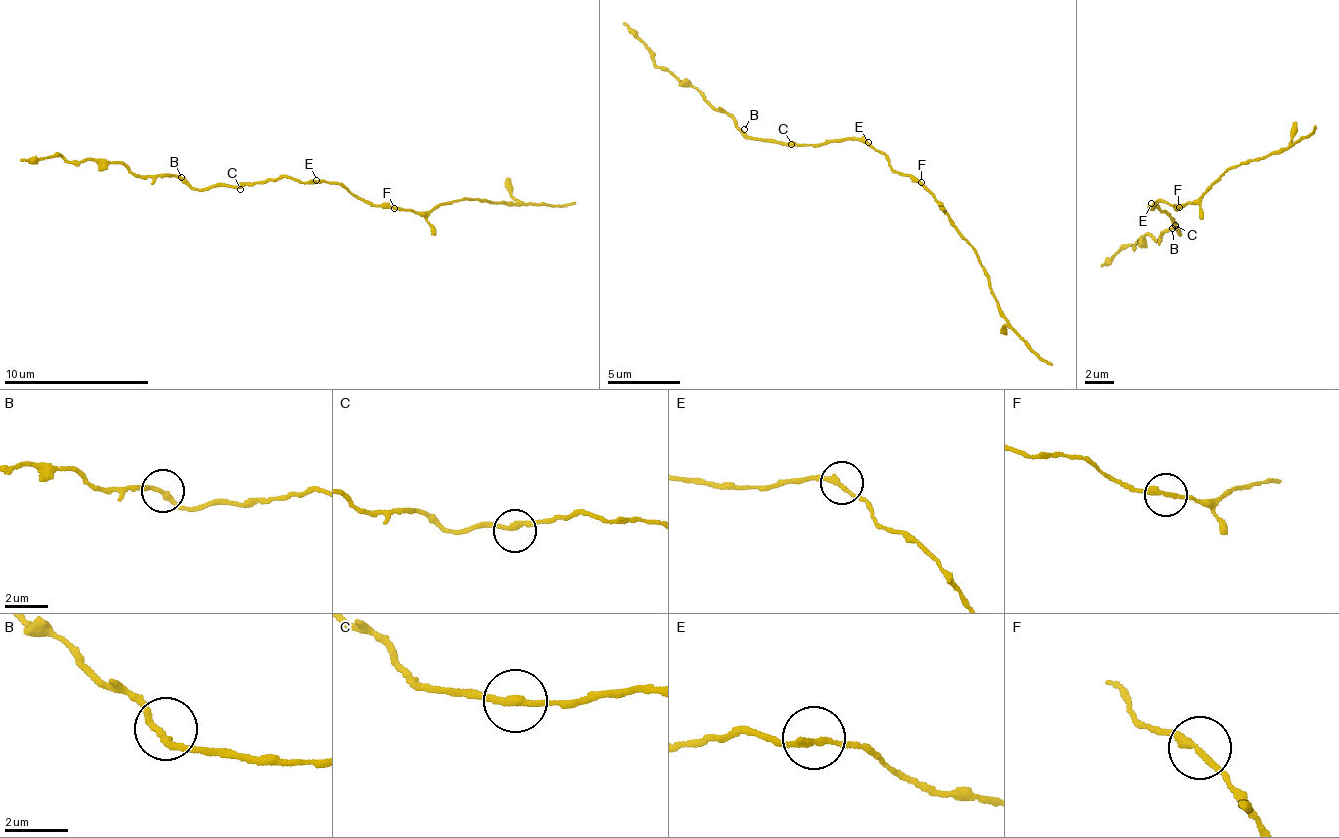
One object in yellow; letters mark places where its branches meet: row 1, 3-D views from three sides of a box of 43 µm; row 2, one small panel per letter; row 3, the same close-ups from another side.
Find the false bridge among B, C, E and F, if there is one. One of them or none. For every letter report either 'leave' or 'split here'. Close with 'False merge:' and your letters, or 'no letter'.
B: leave
C: leave
E: leave
F: leave
False merge: no letter

